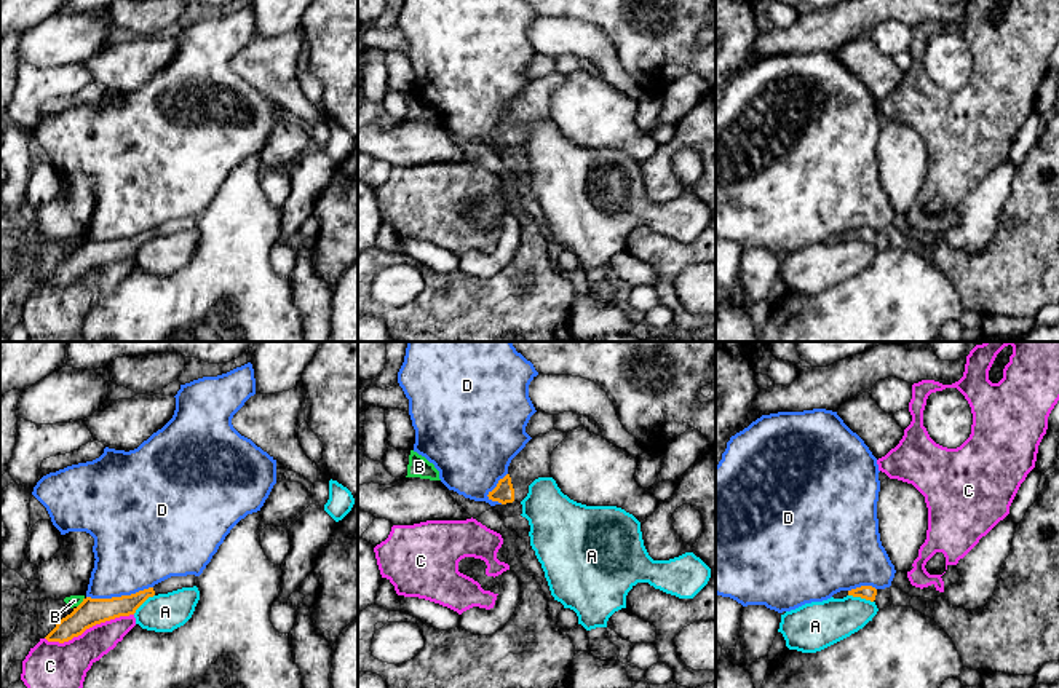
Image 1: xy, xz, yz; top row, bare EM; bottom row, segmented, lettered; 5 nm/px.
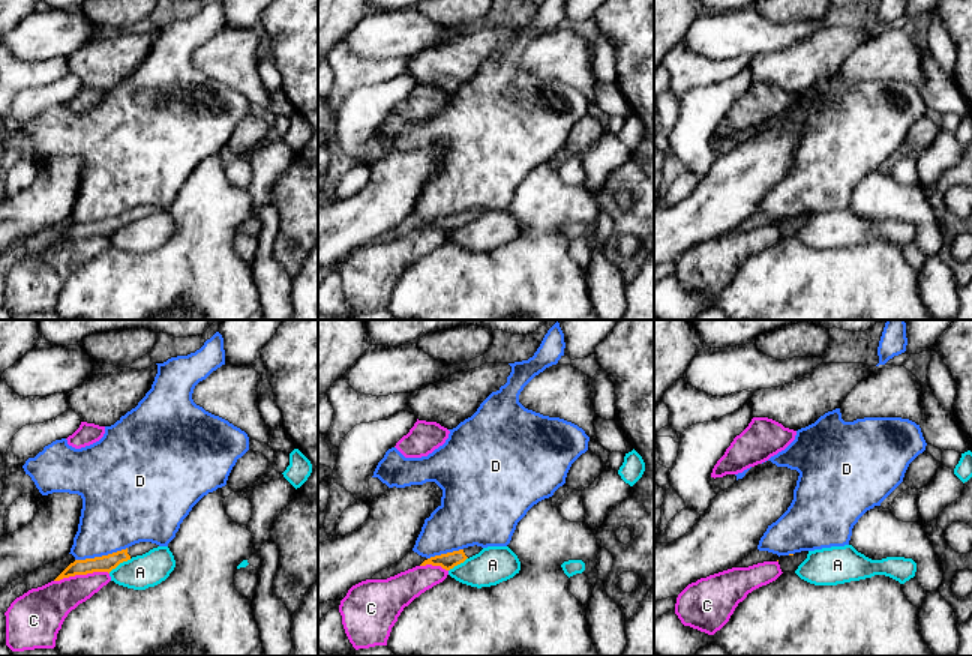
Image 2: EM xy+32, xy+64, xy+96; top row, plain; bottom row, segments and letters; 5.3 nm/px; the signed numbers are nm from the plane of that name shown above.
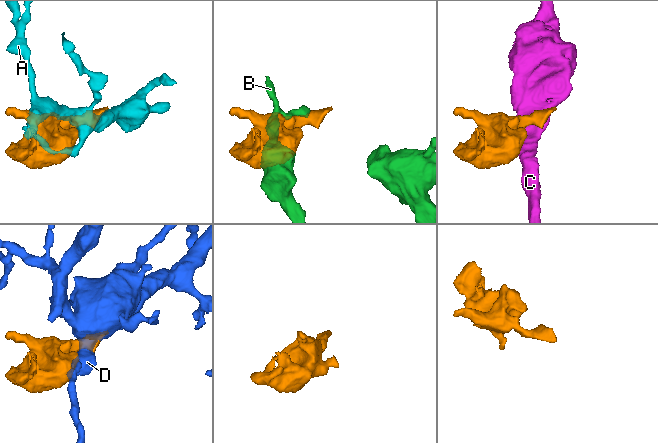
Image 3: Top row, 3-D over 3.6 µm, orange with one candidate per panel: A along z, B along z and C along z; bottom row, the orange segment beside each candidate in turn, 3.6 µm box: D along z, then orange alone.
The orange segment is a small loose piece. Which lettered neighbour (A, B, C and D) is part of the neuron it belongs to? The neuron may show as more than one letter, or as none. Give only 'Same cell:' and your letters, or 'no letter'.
Same cell: no letter

